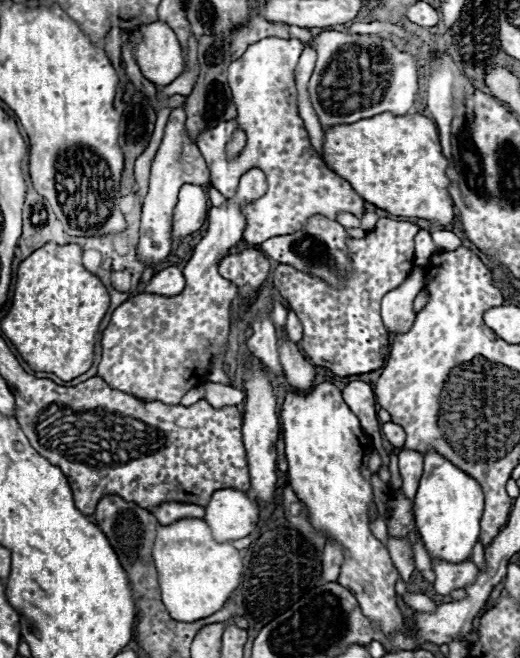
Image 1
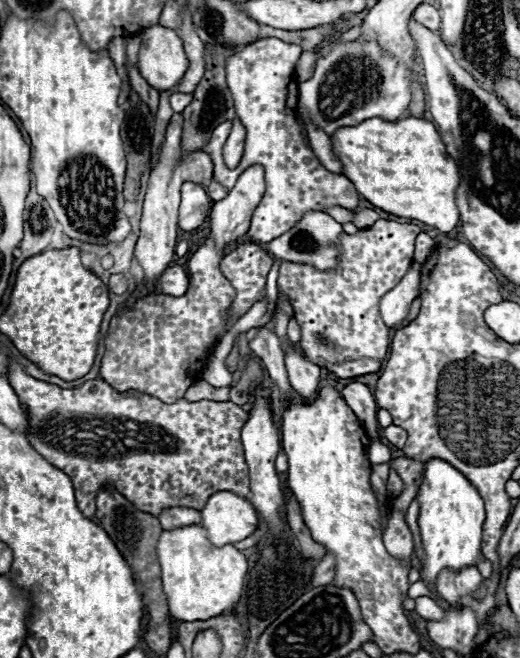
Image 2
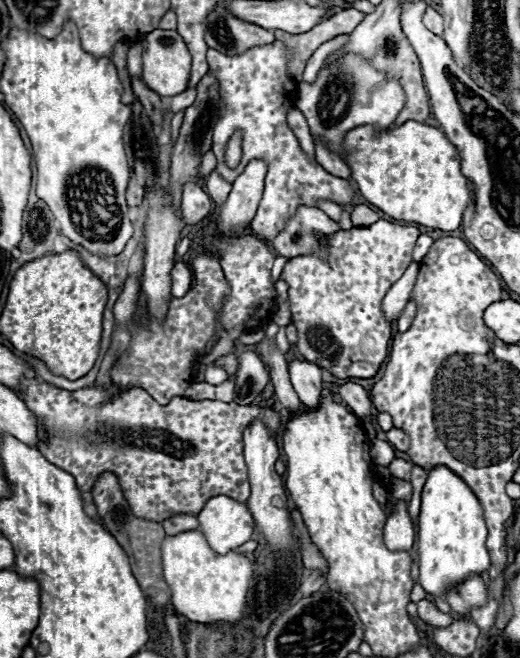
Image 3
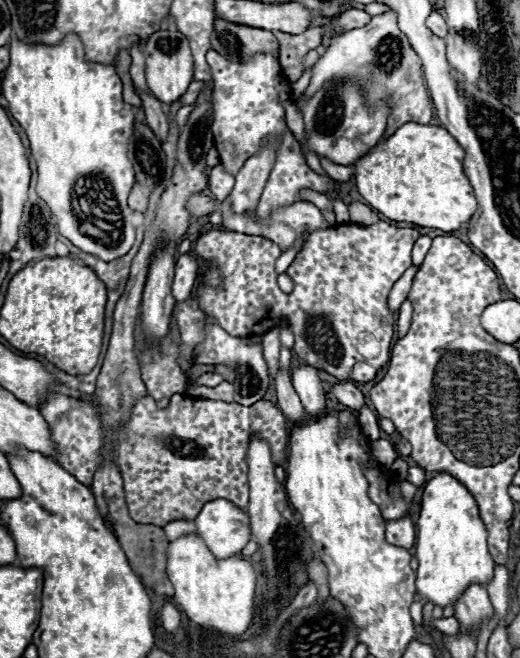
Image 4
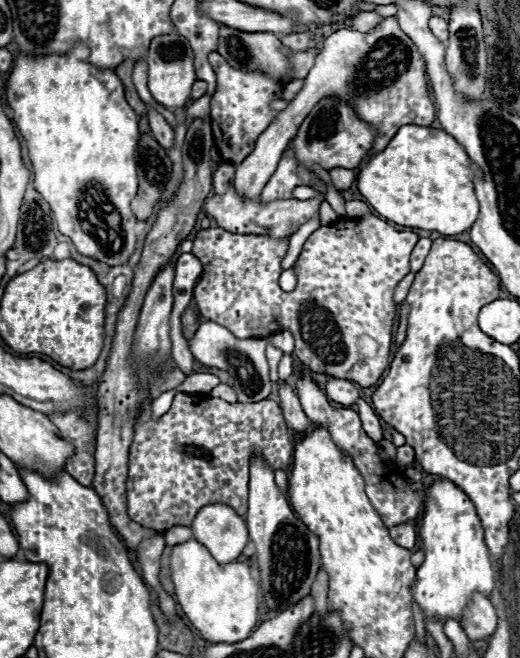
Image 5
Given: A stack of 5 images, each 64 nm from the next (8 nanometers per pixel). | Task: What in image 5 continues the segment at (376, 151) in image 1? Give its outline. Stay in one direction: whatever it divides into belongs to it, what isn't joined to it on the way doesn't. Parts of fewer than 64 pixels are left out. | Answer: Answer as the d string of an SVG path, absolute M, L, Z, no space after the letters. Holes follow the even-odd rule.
M406 124L382 152L360 166L356 182L366 202L386 220L452 236L466 232L478 216L478 200L472 184L474 174L480 174L480 170L448 132Z

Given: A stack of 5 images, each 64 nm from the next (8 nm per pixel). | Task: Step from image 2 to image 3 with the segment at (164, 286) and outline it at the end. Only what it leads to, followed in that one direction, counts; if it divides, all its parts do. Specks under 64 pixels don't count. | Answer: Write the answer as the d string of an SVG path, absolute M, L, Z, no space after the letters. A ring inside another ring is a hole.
M176 262L172 272L170 272L170 280L172 280L172 286L170 286L170 294L174 298L180 298L188 292L188 288L192 286L192 270L188 264L184 262Z

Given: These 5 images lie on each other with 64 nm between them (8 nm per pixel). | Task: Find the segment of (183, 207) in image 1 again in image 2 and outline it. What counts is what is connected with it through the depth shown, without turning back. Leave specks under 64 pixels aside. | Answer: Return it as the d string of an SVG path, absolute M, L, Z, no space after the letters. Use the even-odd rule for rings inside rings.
M186 182L182 186L182 204L178 212L178 230L180 232L190 232L200 226L208 212L212 208L212 202L206 194L206 190L200 184Z

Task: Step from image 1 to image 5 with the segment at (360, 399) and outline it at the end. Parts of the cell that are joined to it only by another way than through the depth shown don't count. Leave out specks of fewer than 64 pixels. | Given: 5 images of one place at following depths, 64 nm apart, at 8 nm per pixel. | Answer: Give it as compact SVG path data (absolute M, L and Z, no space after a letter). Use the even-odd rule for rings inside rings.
M332 378L326 382L326 396L332 398L334 402L340 402L344 406L354 406L360 398L356 386L350 380L342 380L342 378Z

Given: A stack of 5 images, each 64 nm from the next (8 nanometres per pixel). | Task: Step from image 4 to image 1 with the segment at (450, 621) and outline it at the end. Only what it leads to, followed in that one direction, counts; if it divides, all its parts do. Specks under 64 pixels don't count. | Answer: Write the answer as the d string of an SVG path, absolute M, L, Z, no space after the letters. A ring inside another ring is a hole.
M406 592L404 596L402 596L402 600L406 602L406 604L410 604L414 610L432 610L432 608L436 608L436 604L430 600L430 598L426 598L424 594L418 594L418 592Z

